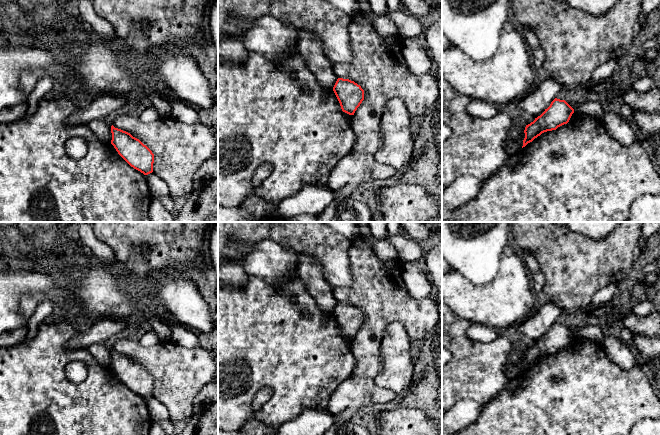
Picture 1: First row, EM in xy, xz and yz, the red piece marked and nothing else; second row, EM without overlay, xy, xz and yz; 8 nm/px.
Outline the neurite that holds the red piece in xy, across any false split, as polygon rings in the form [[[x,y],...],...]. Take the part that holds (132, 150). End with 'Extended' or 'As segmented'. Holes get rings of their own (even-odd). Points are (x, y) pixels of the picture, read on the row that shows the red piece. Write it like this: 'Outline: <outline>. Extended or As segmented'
Outline: [[[111,126],[112,140],[118,154],[134,169],[144,175],[153,172],[154,154],[130,133]]]. As segmented

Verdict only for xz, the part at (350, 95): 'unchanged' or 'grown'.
unchanged

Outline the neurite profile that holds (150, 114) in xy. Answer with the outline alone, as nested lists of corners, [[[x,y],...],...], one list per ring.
[[[154,106],[147,107],[139,116],[144,123],[152,123],[160,118],[157,109]]]

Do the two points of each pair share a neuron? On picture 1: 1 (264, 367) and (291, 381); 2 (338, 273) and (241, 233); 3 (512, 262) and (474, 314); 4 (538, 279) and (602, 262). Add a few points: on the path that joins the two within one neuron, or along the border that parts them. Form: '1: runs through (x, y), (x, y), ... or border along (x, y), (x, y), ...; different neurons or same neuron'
1: runs through (271, 367), (279, 369), (284, 374); same neuron
2: runs through (316, 248), (300, 232), (266, 232); same neuron
3: runs through (512, 275), (487, 301); same neuron
4: border along (539, 268), (543, 275), (542, 290); different neurons

